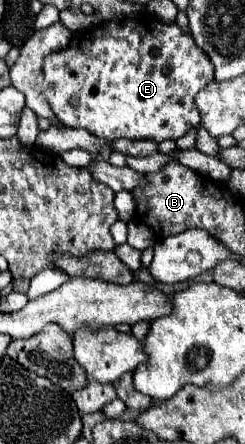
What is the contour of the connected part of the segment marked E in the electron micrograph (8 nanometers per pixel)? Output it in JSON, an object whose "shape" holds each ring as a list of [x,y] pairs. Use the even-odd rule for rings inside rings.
{"shape":[[[134,16],[134,18],[124,18],[124,20],[110,20],[110,22],[98,24],[96,28],[76,32],[76,34],[72,34],[66,48],[48,54],[44,58],[44,64],[42,64],[42,94],[44,94],[46,102],[50,104],[50,108],[54,110],[54,114],[62,120],[62,124],[68,126],[68,128],[84,128],[90,134],[94,134],[96,138],[104,138],[104,140],[118,140],[118,138],[154,140],[154,142],[178,140],[180,136],[188,134],[192,128],[196,128],[200,124],[200,112],[198,112],[198,108],[194,104],[194,98],[212,80],[214,80],[214,68],[212,68],[208,56],[194,44],[192,36],[188,32],[182,32],[176,22],[168,24],[168,22],[162,22],[158,18],[150,18],[150,16]]]}

